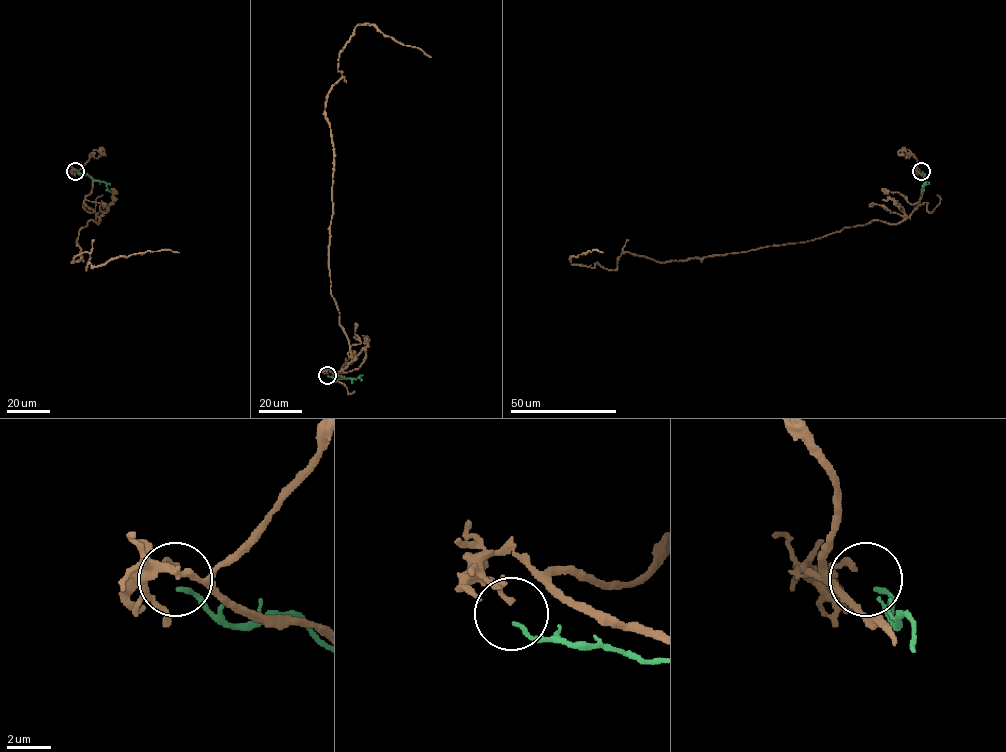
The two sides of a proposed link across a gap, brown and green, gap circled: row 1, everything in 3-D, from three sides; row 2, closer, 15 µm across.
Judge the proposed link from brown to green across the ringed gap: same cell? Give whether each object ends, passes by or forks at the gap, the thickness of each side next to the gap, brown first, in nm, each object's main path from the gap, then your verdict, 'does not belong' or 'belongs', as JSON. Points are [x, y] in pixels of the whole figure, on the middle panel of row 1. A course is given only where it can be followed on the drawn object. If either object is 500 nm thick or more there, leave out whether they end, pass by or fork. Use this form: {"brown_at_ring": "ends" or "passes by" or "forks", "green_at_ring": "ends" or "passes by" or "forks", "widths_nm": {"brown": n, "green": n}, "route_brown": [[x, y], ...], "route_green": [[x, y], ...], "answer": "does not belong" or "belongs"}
{"brown_at_ring": "ends", "green_at_ring": "ends", "widths_nm": {"brown": 280, "green": 220}, "route_brown": [[327, 374], [345, 378], [336, 373], [351, 361], [329, 265], [325, 110], [339, 53], [371, 24], [431, 57]], "route_green": [[327, 375], [340, 379], [357, 378]], "answer": "does not belong"}

